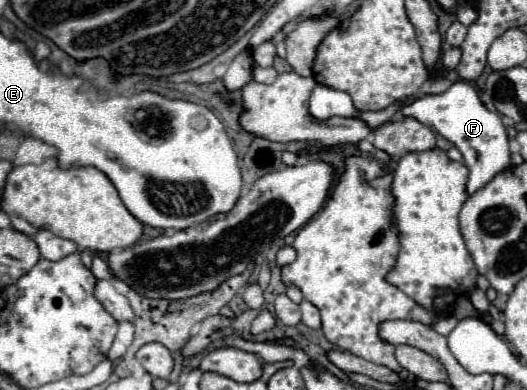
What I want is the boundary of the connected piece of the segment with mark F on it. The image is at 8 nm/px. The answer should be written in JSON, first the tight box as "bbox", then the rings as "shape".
{"bbox":[400,81,510,193],"shape":[[[456,81],[444,93],[424,95],[408,105],[402,105],[400,113],[404,117],[418,119],[420,123],[432,127],[444,139],[448,139],[450,143],[454,143],[458,147],[458,151],[464,157],[464,165],[470,171],[468,185],[466,185],[468,193],[474,193],[474,189],[482,189],[482,185],[486,185],[486,181],[490,181],[494,175],[498,175],[502,169],[506,169],[510,165],[508,135],[502,125],[502,119],[498,113],[488,111],[484,107],[476,89],[468,81]]]}

